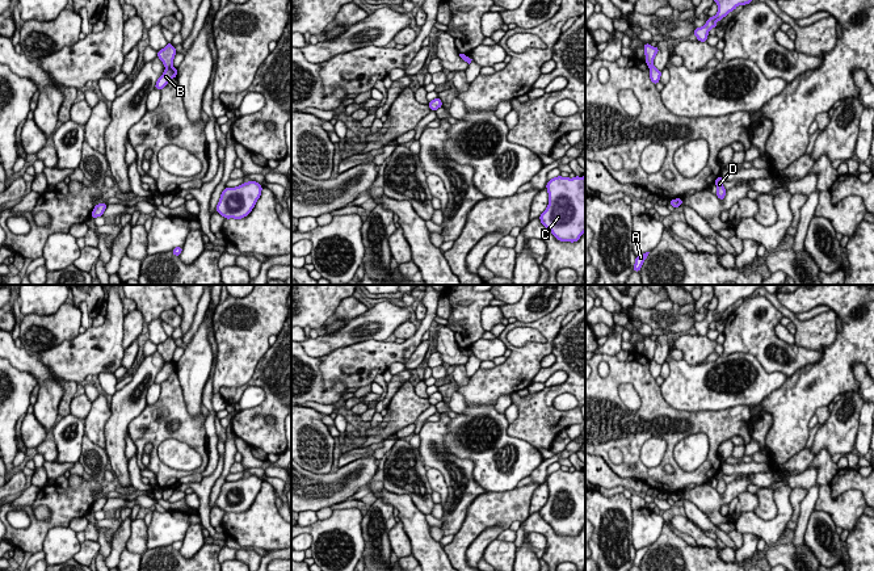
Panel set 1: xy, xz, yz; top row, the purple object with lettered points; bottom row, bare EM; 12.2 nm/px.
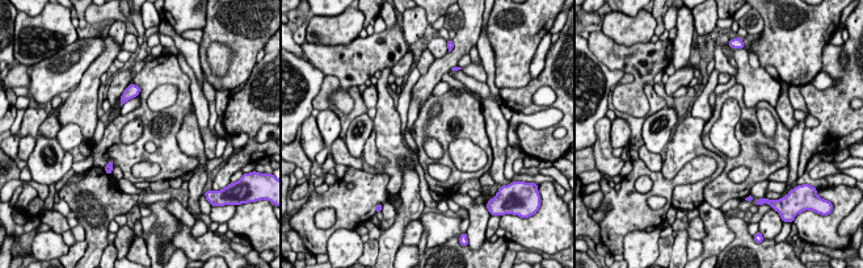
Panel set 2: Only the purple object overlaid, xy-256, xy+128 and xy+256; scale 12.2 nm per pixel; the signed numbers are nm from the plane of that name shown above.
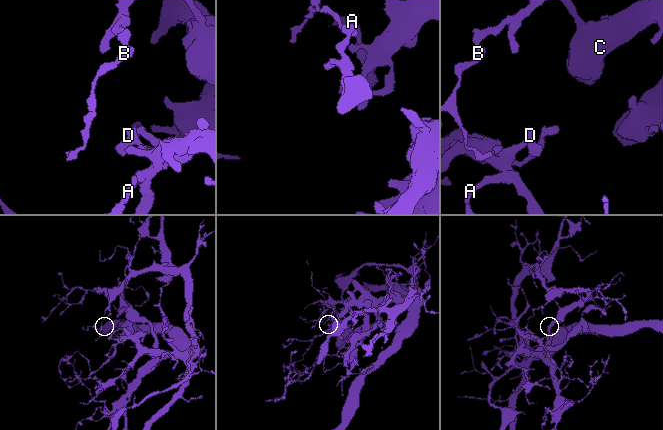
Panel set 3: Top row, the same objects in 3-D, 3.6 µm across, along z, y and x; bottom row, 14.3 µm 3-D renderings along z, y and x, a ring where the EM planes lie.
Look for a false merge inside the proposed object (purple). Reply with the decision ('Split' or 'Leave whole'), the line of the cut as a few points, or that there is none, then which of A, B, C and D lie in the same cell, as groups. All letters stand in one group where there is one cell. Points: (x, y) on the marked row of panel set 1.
Split. Split along xy (171, 66), (166, 68). Groups: A C D / B

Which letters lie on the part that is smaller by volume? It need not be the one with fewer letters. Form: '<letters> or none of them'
B

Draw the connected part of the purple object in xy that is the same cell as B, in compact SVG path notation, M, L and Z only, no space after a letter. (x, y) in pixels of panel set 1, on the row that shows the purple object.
M165 68L163 75L157 79L155 89L163 89L173 77L177 77L177 68Z

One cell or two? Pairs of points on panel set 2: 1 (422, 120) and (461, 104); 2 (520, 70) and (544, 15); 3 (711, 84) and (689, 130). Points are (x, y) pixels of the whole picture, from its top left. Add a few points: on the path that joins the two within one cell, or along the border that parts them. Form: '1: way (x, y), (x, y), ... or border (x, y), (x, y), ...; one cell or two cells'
1: way (432, 122), (442, 122), (451, 113); one cell
2: way (520, 57), (520, 40), (531, 28); one cell
3: border (690, 114), (706, 121); two cells

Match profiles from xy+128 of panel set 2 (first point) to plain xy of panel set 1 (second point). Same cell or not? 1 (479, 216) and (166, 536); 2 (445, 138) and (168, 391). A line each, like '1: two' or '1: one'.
1: two
2: one

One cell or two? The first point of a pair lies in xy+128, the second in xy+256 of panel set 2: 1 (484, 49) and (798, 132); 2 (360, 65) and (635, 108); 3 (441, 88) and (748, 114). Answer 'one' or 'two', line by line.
1: two
2: one
3: two

